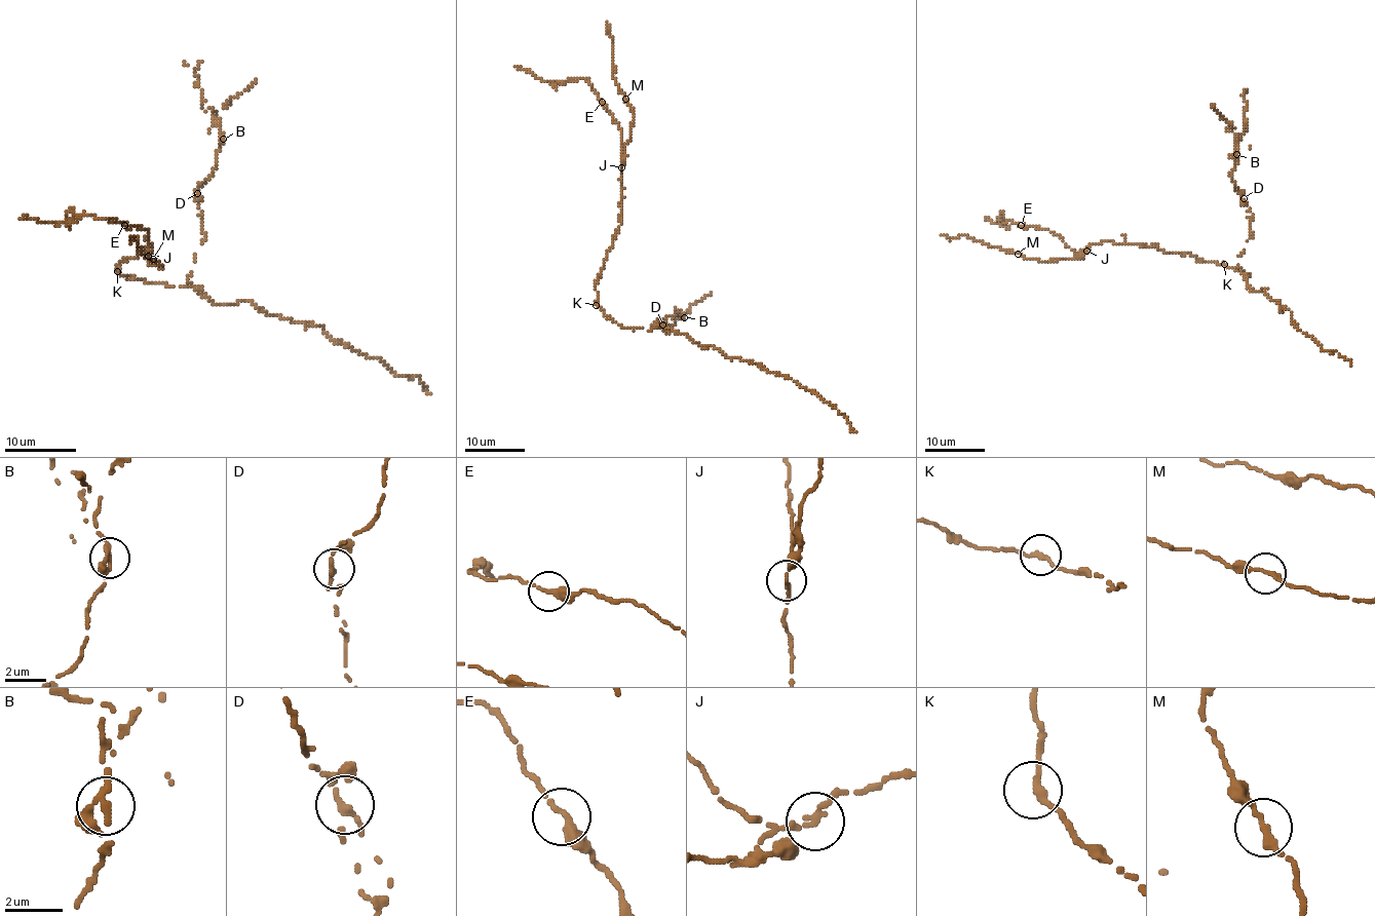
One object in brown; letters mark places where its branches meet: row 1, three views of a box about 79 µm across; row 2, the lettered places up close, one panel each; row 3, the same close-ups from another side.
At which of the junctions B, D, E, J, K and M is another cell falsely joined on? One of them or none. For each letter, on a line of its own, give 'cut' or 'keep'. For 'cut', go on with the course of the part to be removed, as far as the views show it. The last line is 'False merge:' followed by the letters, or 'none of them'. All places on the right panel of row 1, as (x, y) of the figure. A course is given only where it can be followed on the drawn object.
B: cut; course (1235, 154), (1237, 142), (1248, 130), (1244, 94), (1246, 93), (1244, 90)
D: keep
E: keep
J: keep
K: keep
M: keep
False merge: B

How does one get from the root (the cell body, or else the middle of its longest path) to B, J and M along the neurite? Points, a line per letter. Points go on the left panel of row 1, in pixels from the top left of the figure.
B: (119, 271), (149, 283), (190, 285), (194, 261), (206, 237), (201, 230), (197, 187), (212, 175), (223, 139)
J: (119, 271), (117, 268), (124, 259), (135, 257), (149, 249), (149, 244), (148, 255)
M: (119, 271), (124, 259), (135, 257), (149, 244), (151, 266), (161, 268), (153, 259)

